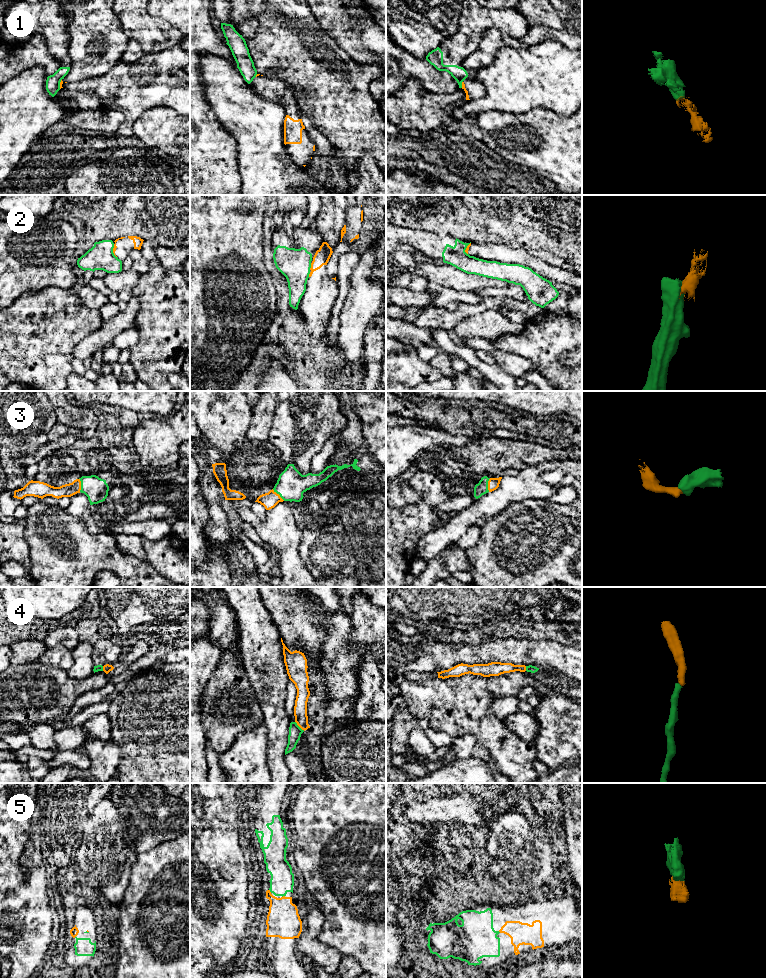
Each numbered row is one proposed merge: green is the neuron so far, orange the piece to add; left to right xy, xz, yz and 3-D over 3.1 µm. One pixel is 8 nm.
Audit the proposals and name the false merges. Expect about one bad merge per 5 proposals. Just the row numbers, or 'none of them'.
1, 2

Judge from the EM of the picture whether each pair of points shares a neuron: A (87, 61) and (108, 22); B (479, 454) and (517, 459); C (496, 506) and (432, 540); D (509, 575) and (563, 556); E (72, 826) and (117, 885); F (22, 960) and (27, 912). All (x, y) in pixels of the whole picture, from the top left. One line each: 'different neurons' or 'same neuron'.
A: same neuron
B: same neuron
C: same neuron
D: same neuron
E: same neuron
F: same neuron

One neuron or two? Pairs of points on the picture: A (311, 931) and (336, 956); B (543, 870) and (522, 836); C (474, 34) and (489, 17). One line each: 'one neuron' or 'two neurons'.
A: one neuron
B: one neuron
C: one neuron

